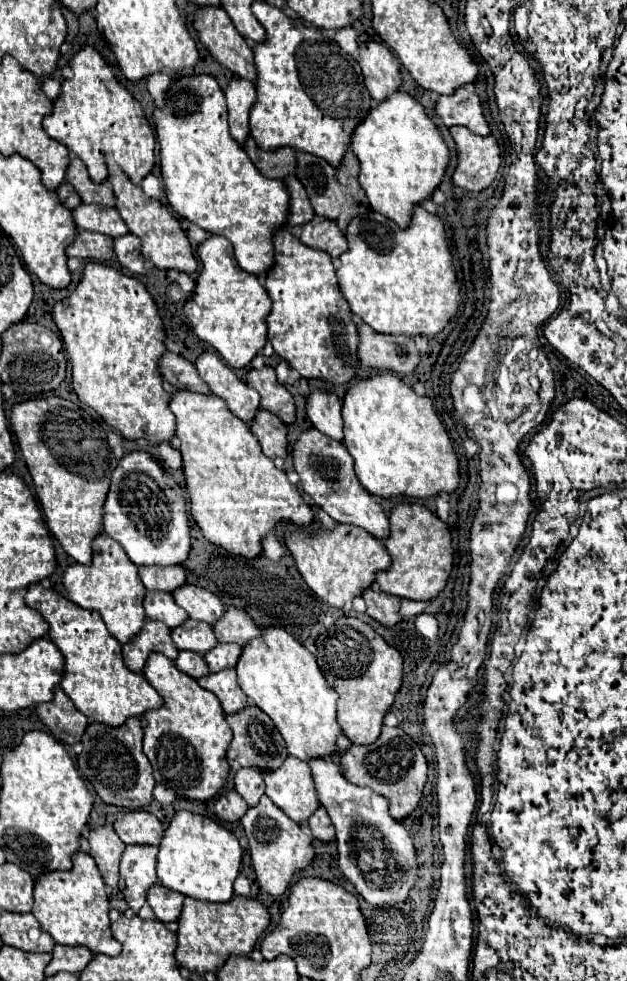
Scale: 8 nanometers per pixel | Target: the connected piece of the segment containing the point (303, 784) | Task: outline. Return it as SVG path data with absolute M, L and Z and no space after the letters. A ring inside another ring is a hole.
M287 756L279 770L263 772L267 796L297 824L307 820L319 806L307 762Z

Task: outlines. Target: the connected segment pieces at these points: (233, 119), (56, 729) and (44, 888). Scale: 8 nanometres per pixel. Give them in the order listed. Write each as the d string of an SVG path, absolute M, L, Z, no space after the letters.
M233 78L225 88L229 108L229 132L237 142L249 136L249 108L255 102L255 86L245 78Z
M59 686L53 690L53 700L37 704L35 710L41 722L51 730L51 734L65 744L79 742L89 722L85 714L71 706L71 700Z
M81 850L75 852L71 860L71 870L53 870L51 874L43 874L43 878L35 880L35 902L31 914L59 944L81 944L95 954L101 952L107 956L117 956L121 952L121 944L113 938L109 928L109 898L97 864L87 852Z

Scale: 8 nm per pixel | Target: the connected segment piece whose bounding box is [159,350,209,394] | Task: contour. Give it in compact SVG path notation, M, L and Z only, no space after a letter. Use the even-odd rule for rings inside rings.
M165 350L163 356L159 358L159 374L165 382L169 382L175 388L187 388L191 392L209 394L209 388L199 378L195 366L171 350Z

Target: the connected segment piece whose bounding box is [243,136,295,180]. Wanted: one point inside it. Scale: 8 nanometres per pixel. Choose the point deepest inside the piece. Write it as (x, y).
(277, 164)

